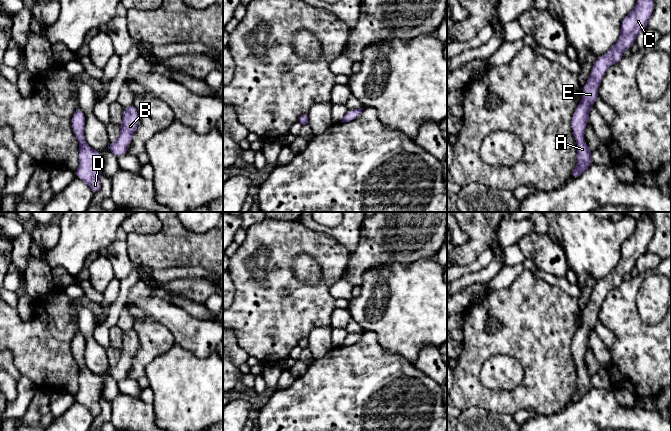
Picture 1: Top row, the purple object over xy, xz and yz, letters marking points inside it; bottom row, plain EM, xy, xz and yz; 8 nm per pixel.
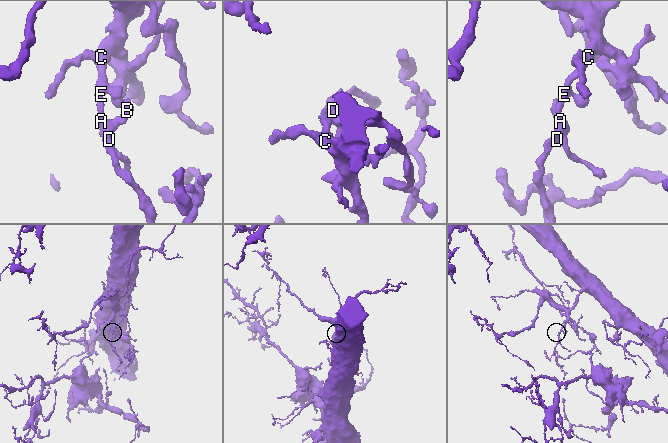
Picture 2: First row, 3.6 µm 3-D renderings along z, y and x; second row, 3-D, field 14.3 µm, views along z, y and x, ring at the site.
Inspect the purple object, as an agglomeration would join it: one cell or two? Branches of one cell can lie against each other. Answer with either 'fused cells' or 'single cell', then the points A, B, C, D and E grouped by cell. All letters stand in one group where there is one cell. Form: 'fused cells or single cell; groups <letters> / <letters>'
single cell; groups A B C D E

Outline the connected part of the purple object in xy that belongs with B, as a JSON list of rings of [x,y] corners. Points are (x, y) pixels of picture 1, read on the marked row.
[[[133,103],[124,109],[120,135],[115,142],[109,142],[108,150],[116,156],[126,154],[138,125],[139,115]]]

